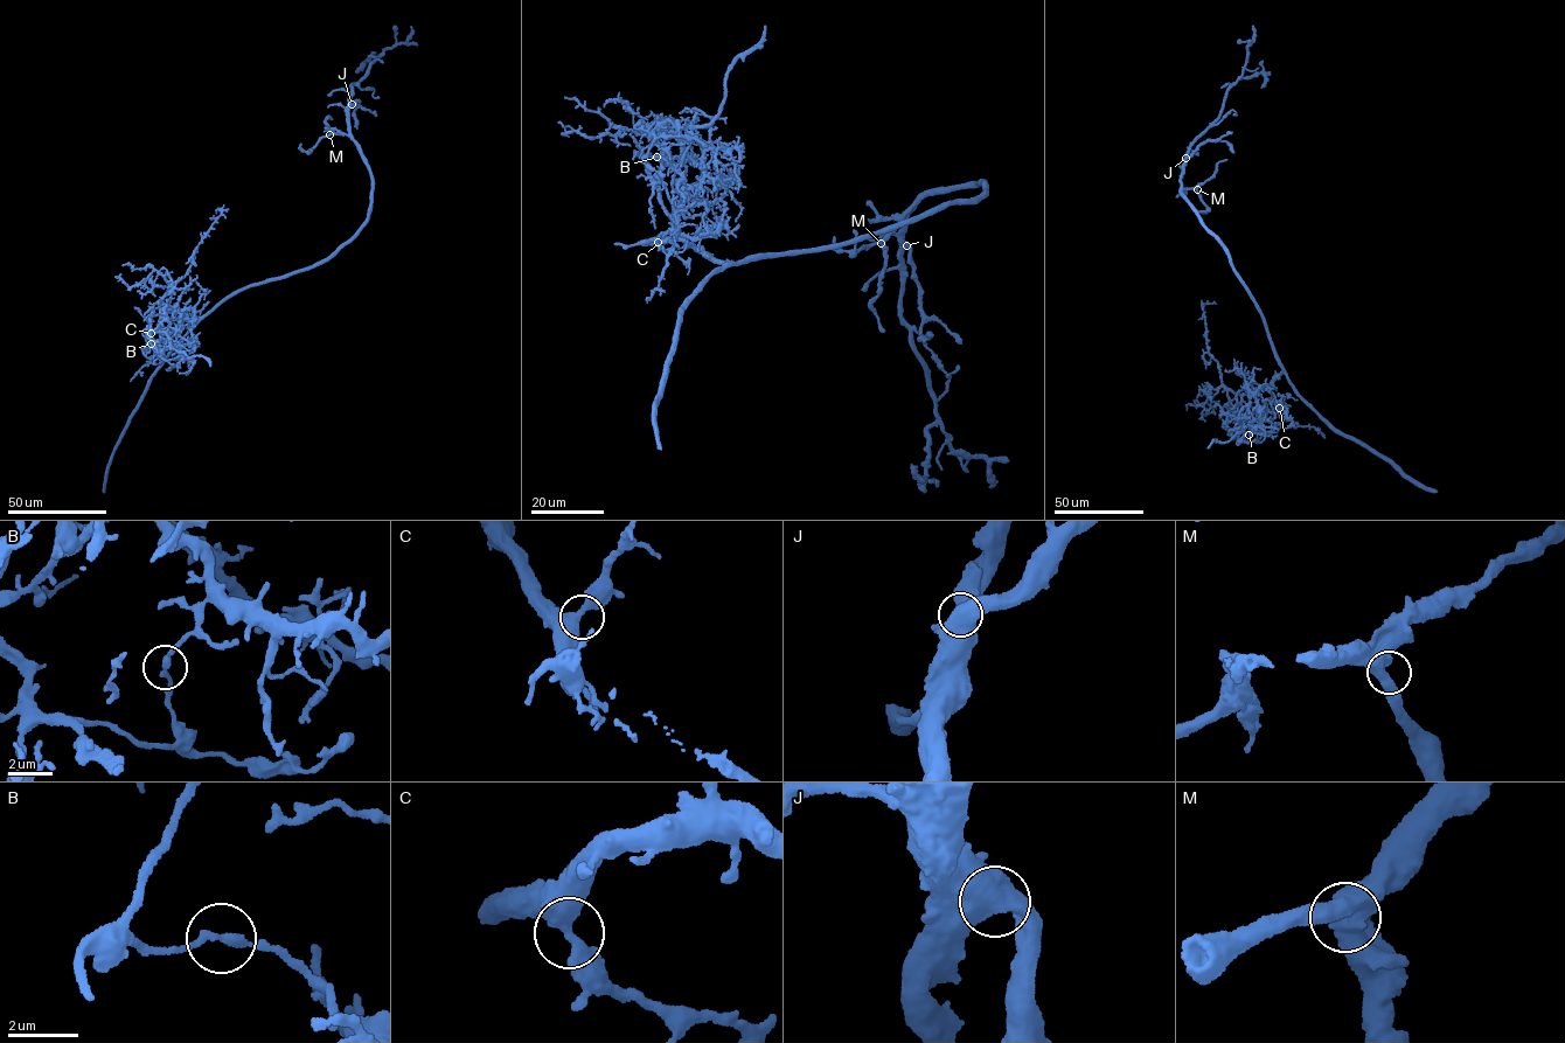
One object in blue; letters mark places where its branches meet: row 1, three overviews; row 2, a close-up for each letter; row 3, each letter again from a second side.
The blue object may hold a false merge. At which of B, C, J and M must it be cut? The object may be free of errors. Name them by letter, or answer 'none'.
B

